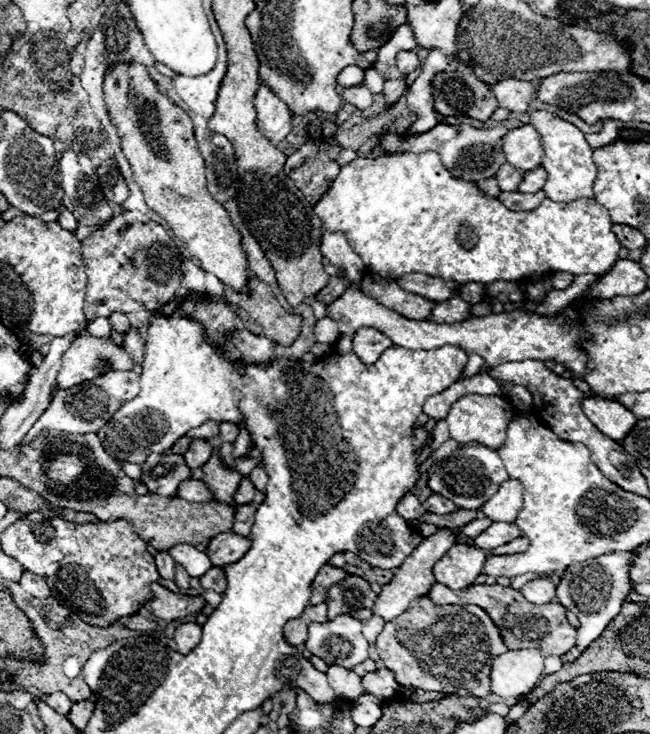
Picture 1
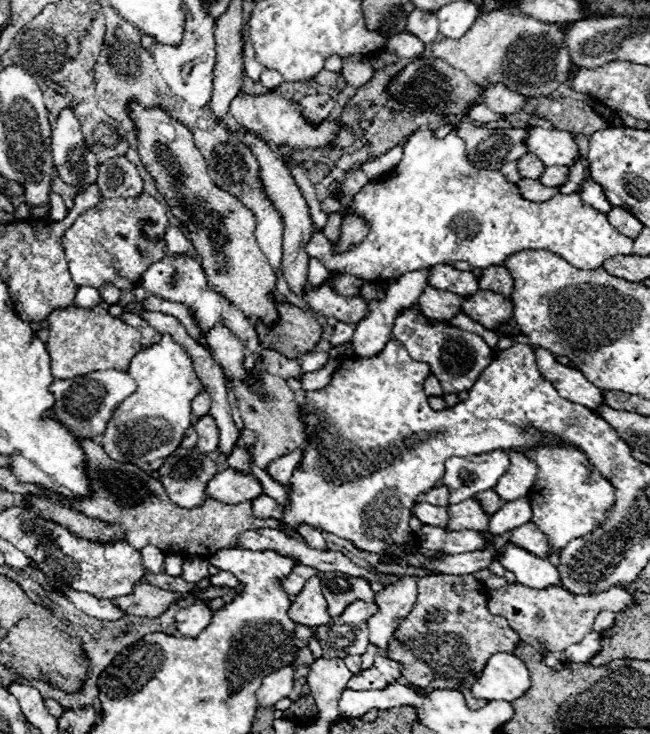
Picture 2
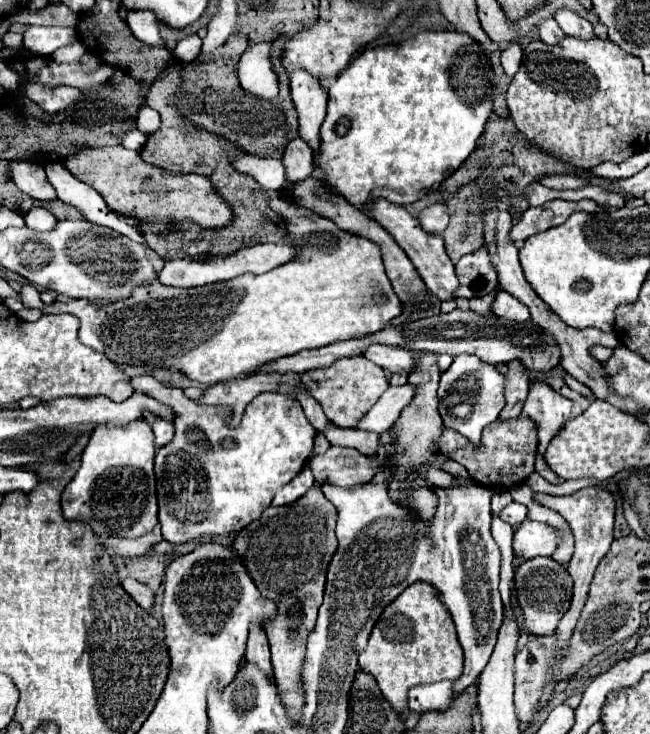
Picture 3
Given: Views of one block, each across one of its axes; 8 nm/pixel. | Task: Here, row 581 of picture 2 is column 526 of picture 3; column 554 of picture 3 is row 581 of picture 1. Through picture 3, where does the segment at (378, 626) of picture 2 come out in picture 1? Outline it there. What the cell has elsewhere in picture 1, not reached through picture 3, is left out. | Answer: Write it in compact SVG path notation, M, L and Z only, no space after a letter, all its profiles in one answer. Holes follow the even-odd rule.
M440 528L436 534L424 538L424 542L420 544L420 548L416 548L416 552L412 552L412 556L408 556L408 560L404 560L404 564L394 572L394 578L390 584L386 584L382 588L382 592L378 594L378 600L374 604L374 616L380 616L384 618L386 622L394 620L396 616L400 616L408 604L416 598L416 596L422 596L428 592L430 584L434 582L434 576L432 576L432 568L434 564L444 556L444 552L456 544L456 538L452 534L454 530L448 530L448 528Z

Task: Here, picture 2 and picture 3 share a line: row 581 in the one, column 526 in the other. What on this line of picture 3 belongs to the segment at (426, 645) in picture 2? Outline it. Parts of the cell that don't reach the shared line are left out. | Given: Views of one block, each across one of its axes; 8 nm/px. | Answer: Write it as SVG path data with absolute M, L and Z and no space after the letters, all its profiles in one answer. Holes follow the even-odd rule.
M516 418L516 420L496 420L488 428L484 428L480 446L470 444L464 436L458 432L444 428L440 440L438 440L440 452L458 464L462 464L474 482L504 492L512 486L522 484L532 472L534 472L534 456L536 456L536 424L530 418Z

